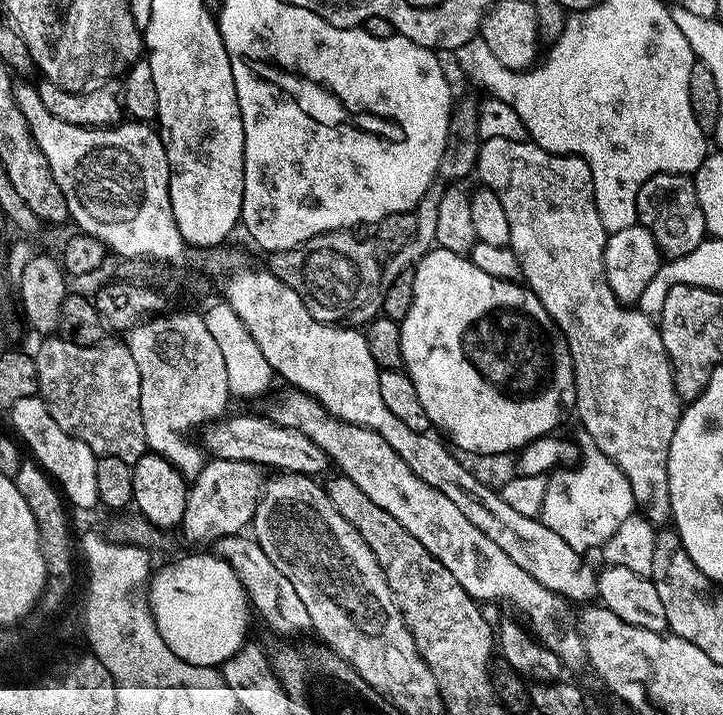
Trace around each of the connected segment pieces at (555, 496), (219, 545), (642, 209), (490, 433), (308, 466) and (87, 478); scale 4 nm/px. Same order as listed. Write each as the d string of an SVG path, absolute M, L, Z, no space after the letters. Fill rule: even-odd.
M581 435L578 440L581 450L580 459L575 466L564 466L553 471L547 477L545 498L539 514L539 520L566 546L575 552L588 554L591 548L603 549L604 544L637 511L634 493L627 481L626 474L588 436Z
M244 534L222 537L215 541L214 552L234 570L238 582L242 582L246 590L249 605L255 615L257 612L264 619L270 631L280 636L296 636L299 632L307 633L311 629L310 614L306 614L306 605L302 603L302 598L298 598L290 578L286 578L286 574L282 574L282 570L278 570L278 566L274 566L266 554L262 554L262 546L258 546L255 539Z
M658 174L641 186L636 195L638 224L653 235L660 248L661 257L677 260L682 254L690 254L706 238L706 218L702 218L702 206L698 206L696 181L691 175Z
M439 246L433 247L432 251L415 264L412 277L414 278L414 302L410 302L410 310L406 318L399 321L403 367L414 382L414 390L418 390L418 399L422 402L422 410L426 410L429 425L436 427L437 424L445 432L443 435L453 445L456 443L461 448L459 449L461 453L477 452L480 456L500 456L503 452L512 454L526 447L528 443L534 442L535 439L553 435L558 429L556 427L573 411L576 403L576 387L568 343L564 335L560 333L560 327L556 325L554 318L546 314L546 306L542 306L542 302L538 302L536 295L523 283L490 278L490 274L482 274L482 270L478 270L478 266L474 266L474 262L467 255L451 252Z
M225 415L219 420L203 425L198 436L199 443L211 459L226 459L230 463L258 464L264 470L275 470L277 473L297 472L303 476L319 477L319 472L327 473L330 468L328 455L306 434L290 430L276 424L267 415L232 416ZM204 432L204 433L203 433Z
M40 395L21 398L14 402L10 409L12 415L11 431L21 441L28 443L28 448L34 460L58 485L65 501L76 508L92 508L98 504L98 485L94 470L98 457L78 438L66 434L54 418L50 418L50 410L46 410L46 402Z

